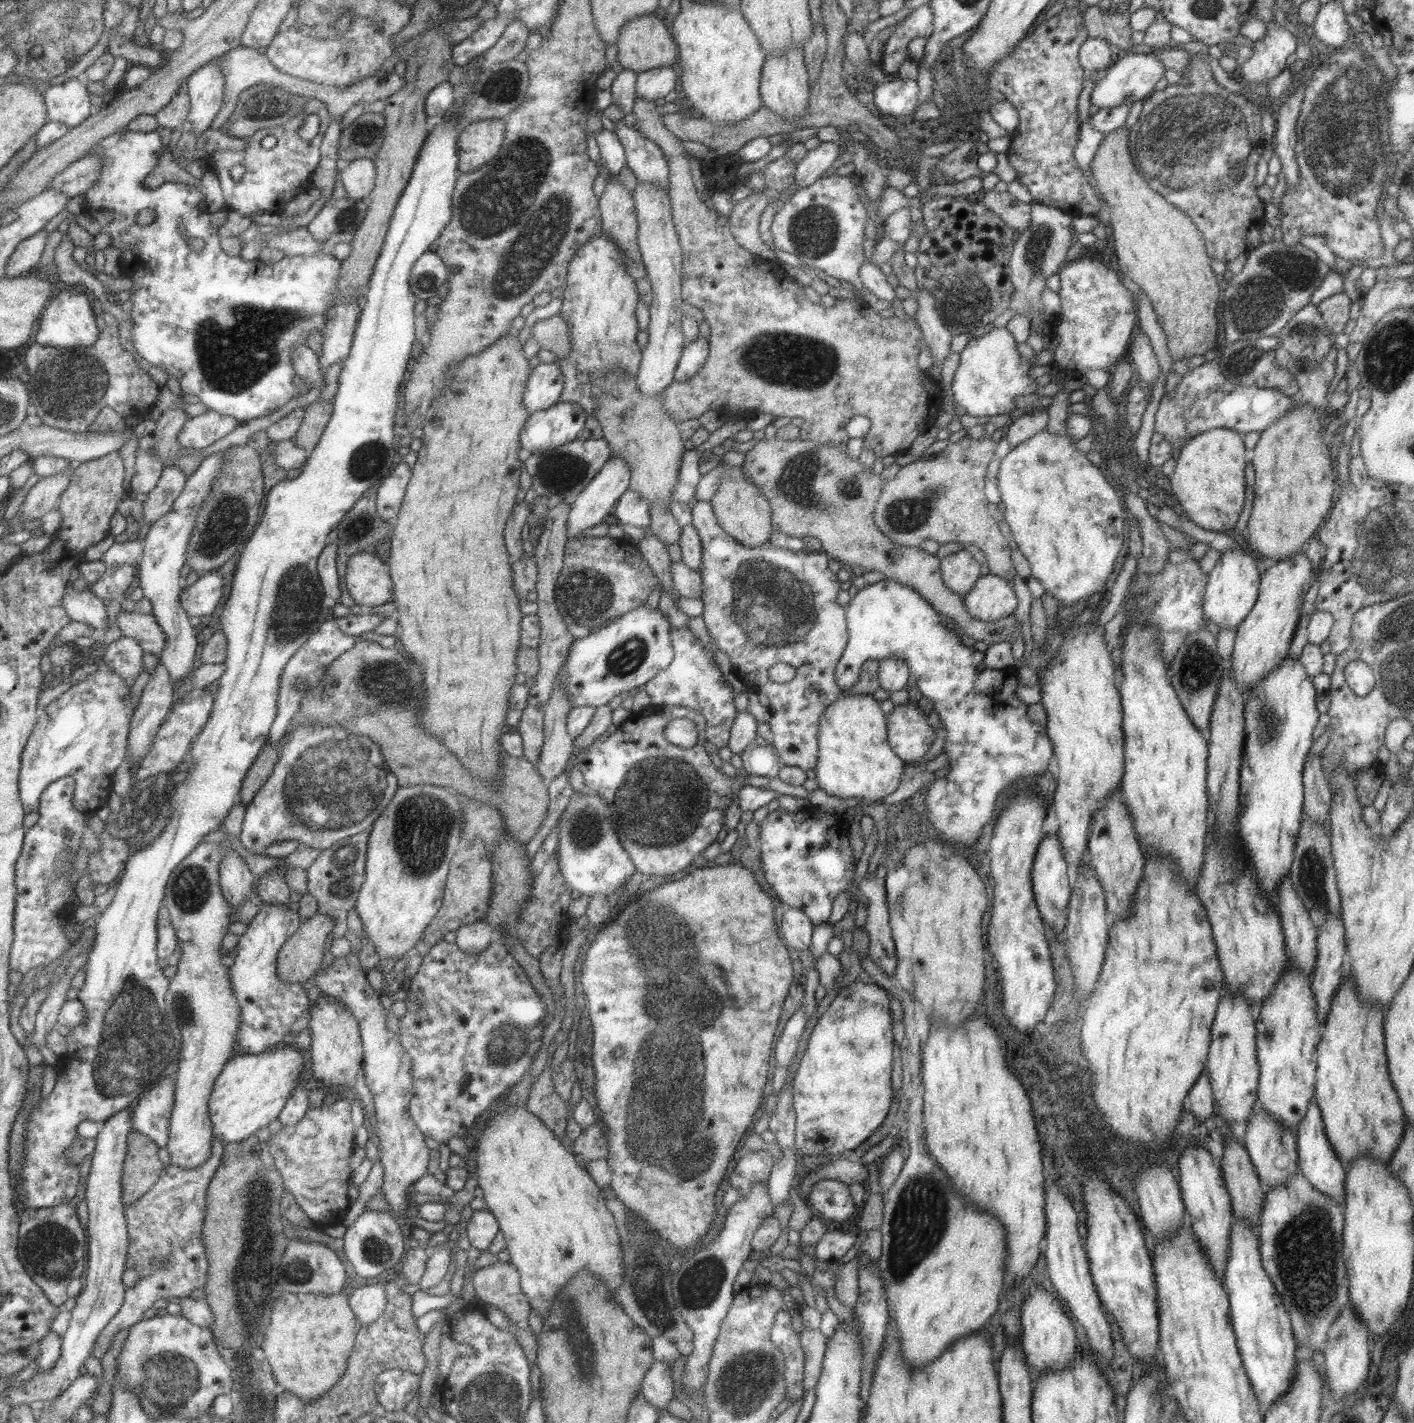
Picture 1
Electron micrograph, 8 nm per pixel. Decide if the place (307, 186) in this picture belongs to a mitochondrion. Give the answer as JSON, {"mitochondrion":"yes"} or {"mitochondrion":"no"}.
{"mitochondrion":"no"}

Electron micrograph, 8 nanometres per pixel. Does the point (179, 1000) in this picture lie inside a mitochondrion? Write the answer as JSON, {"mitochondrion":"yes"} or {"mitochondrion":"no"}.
{"mitochondrion":"yes"}

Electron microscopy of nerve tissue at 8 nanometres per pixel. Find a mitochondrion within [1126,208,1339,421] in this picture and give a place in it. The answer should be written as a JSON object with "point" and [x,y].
{"point":[1279,274]}

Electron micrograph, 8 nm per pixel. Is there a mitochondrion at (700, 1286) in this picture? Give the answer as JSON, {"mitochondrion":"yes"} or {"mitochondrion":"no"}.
{"mitochondrion":"yes"}

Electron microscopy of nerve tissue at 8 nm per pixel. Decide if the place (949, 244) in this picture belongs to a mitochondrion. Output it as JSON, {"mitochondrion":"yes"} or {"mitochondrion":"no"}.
{"mitochondrion":"no"}

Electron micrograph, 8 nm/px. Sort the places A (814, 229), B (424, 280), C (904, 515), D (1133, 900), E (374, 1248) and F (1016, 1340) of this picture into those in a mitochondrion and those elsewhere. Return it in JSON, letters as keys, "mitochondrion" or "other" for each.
{"A":"mitochondrion","B":"mitochondrion","C":"mitochondrion","D":"other","E":"mitochondrion","F":"other"}

